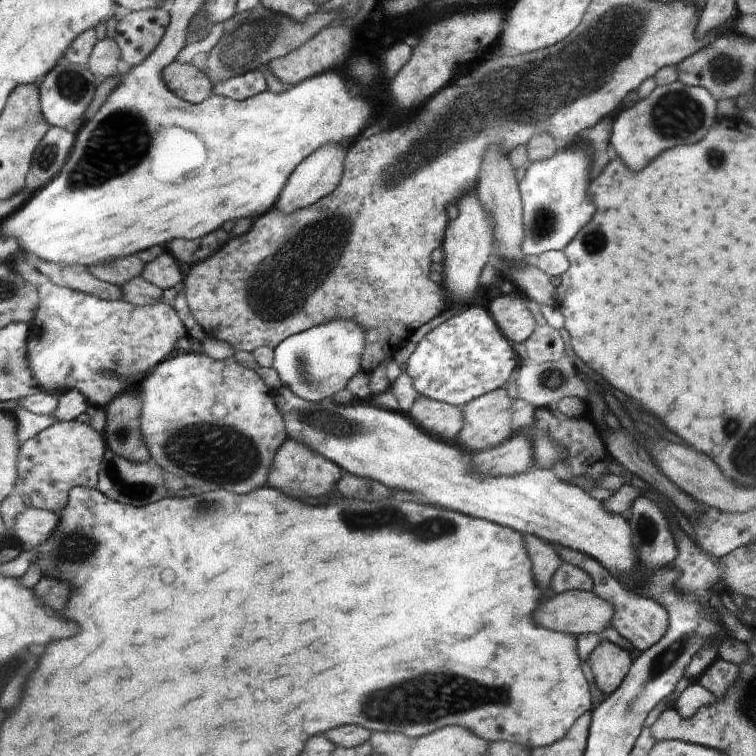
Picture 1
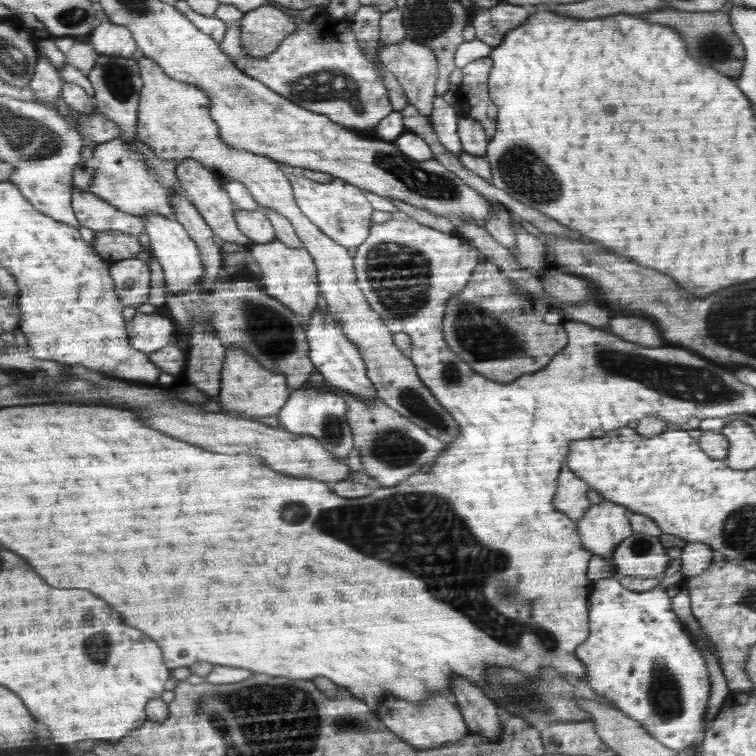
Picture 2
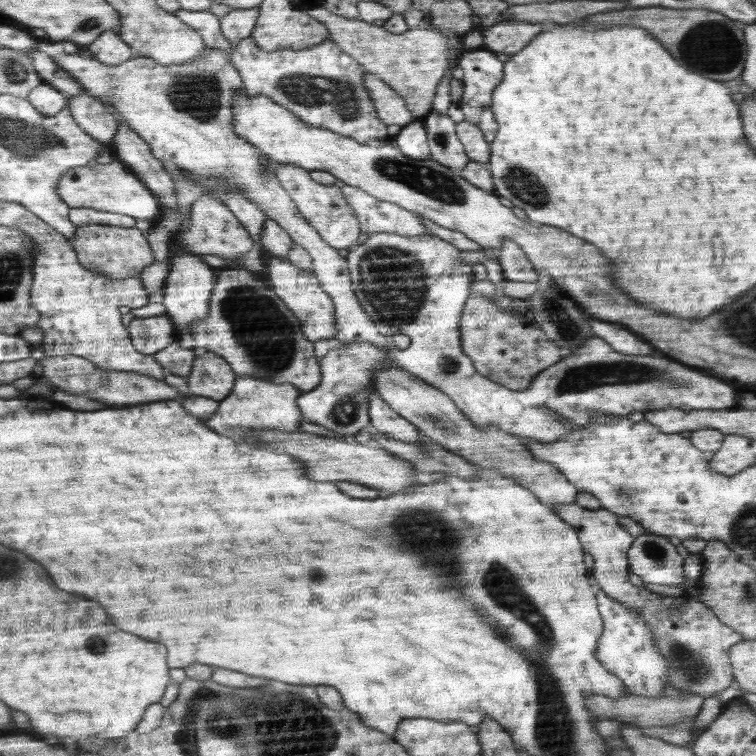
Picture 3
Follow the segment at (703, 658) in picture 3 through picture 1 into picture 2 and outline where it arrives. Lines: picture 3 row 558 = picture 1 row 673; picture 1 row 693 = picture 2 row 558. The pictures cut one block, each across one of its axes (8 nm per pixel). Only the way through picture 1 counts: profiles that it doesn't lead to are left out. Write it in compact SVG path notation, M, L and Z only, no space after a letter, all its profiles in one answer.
M612 502L592 504L576 522L577 532L586 550L598 554L610 565L614 578L618 578L612 554L616 546L633 536L628 510Z

